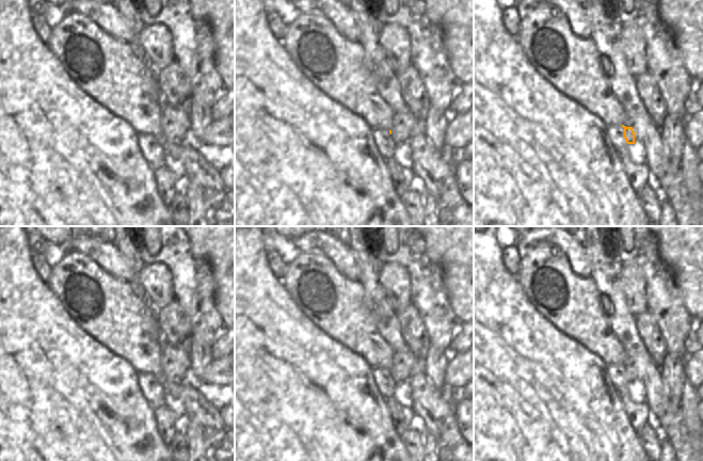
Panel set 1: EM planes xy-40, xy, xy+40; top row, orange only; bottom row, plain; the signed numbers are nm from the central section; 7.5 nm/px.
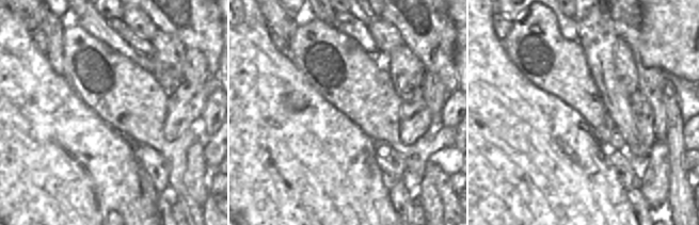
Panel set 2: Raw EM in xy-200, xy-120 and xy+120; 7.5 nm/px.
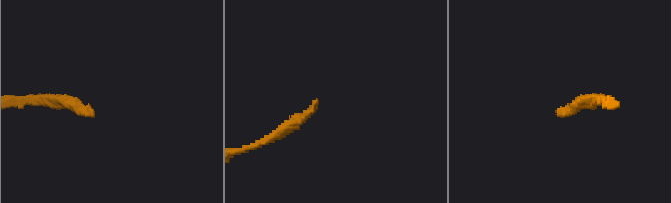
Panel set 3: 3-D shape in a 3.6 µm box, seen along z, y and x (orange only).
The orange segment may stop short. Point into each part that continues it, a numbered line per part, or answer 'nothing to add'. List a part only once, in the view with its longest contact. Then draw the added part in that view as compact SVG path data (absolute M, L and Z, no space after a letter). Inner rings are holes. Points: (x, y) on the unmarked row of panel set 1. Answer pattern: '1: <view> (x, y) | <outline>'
1: xy+40 (635, 365) | M634 360L634 361L633 361L633 369L634 369L634 371L635 371L635 385L638 385L639 382L640 382L640 378L639 378L639 376L638 376L638 373L637 373L638 367L639 367L639 365L638 365L637 361Z

